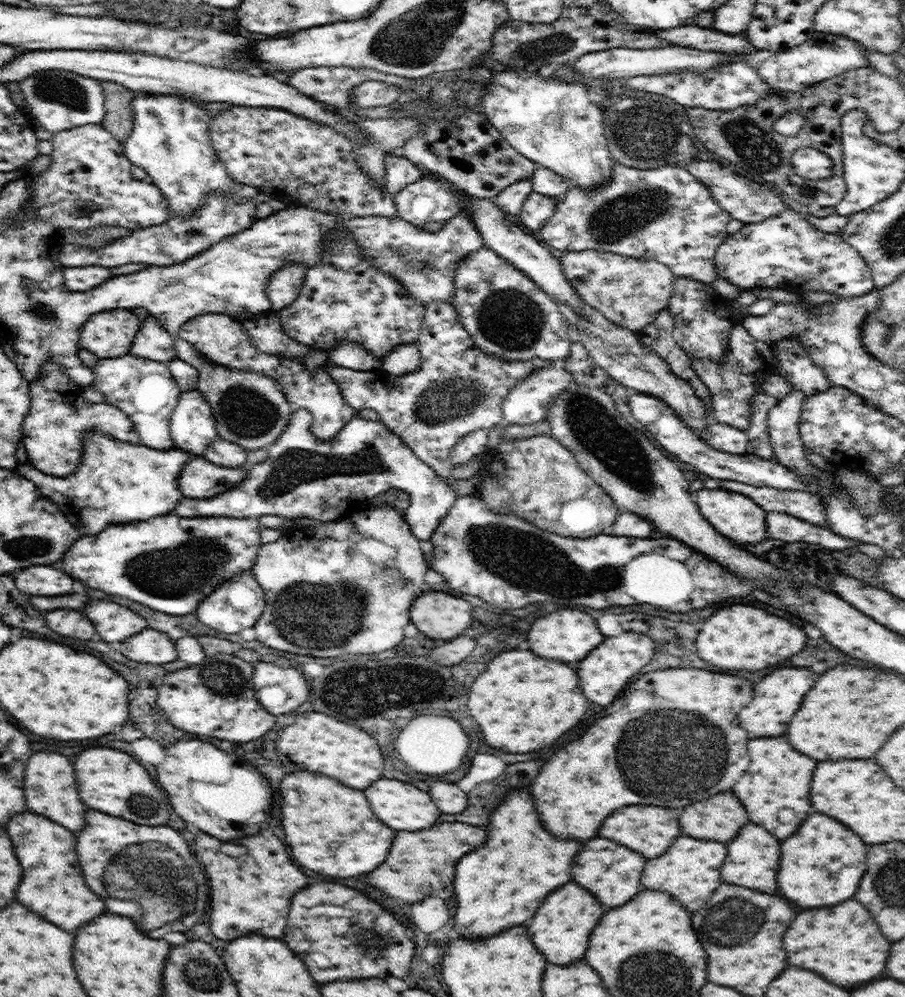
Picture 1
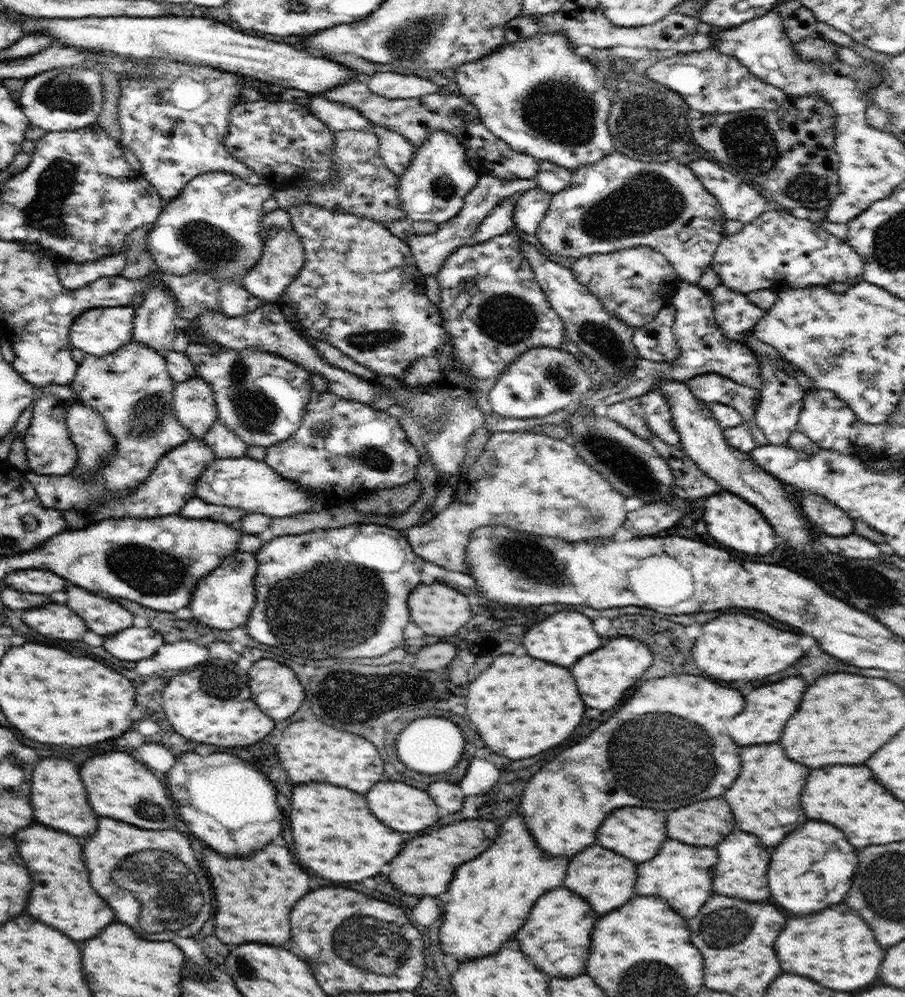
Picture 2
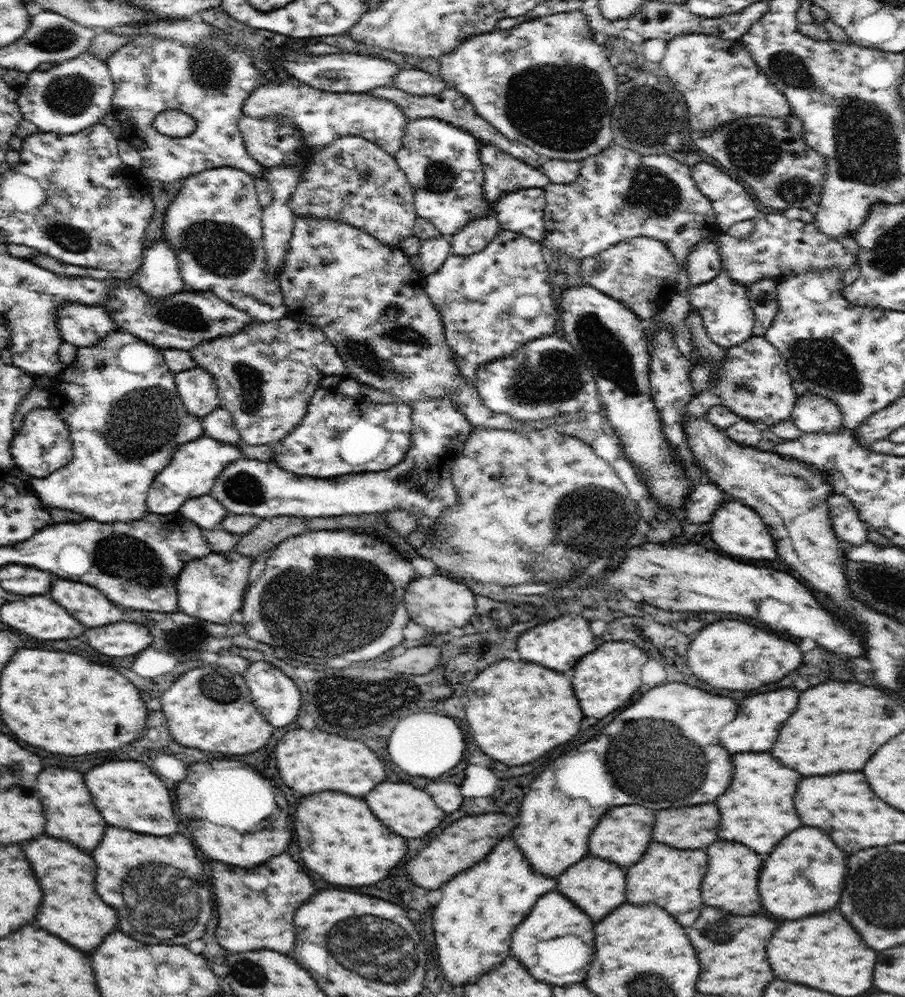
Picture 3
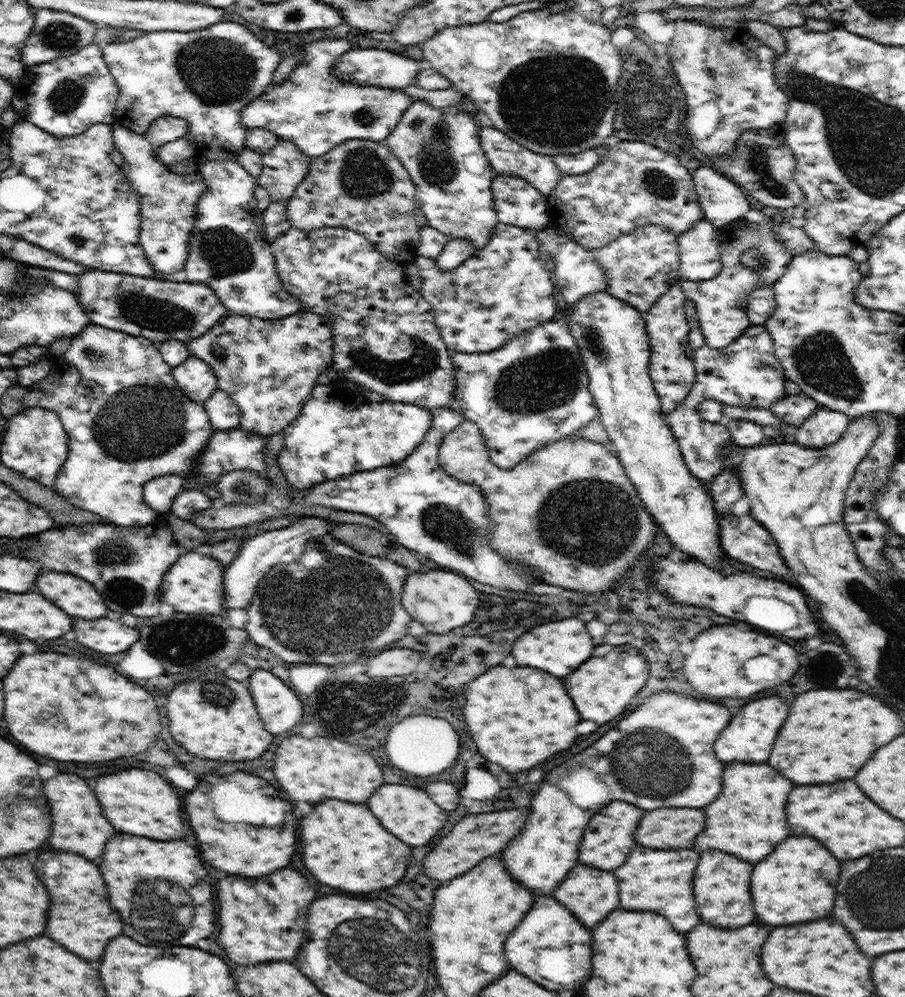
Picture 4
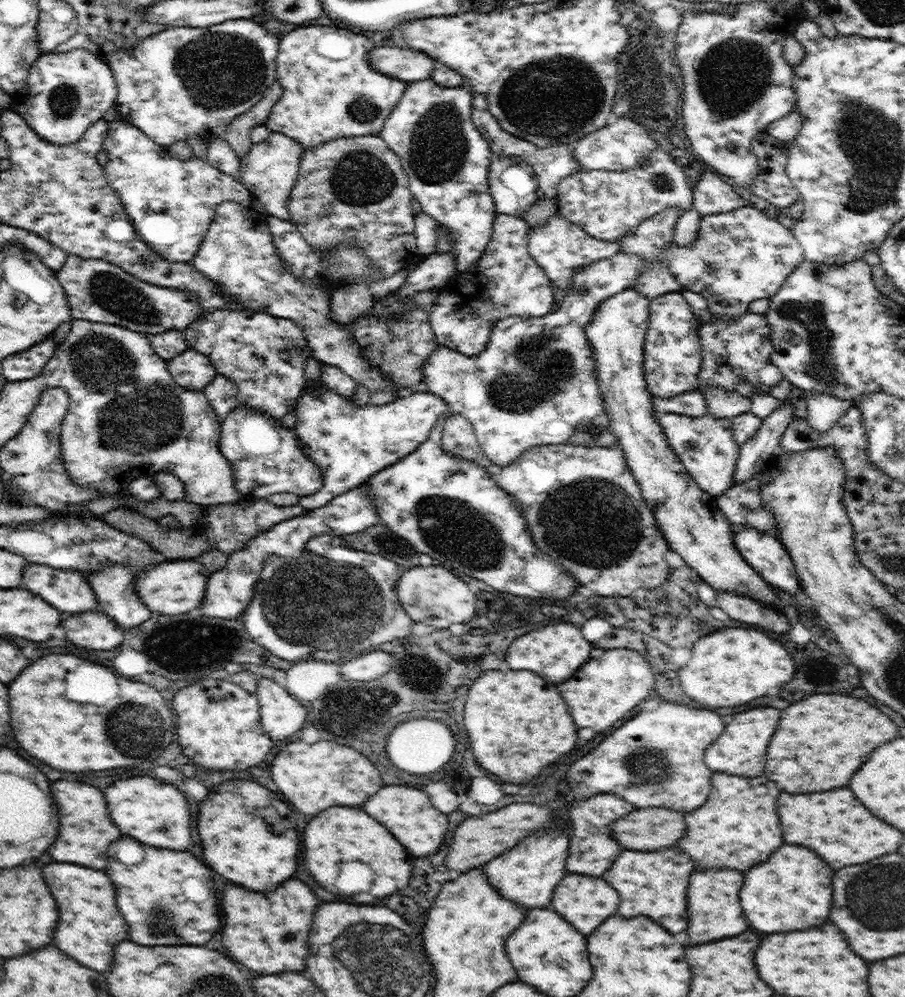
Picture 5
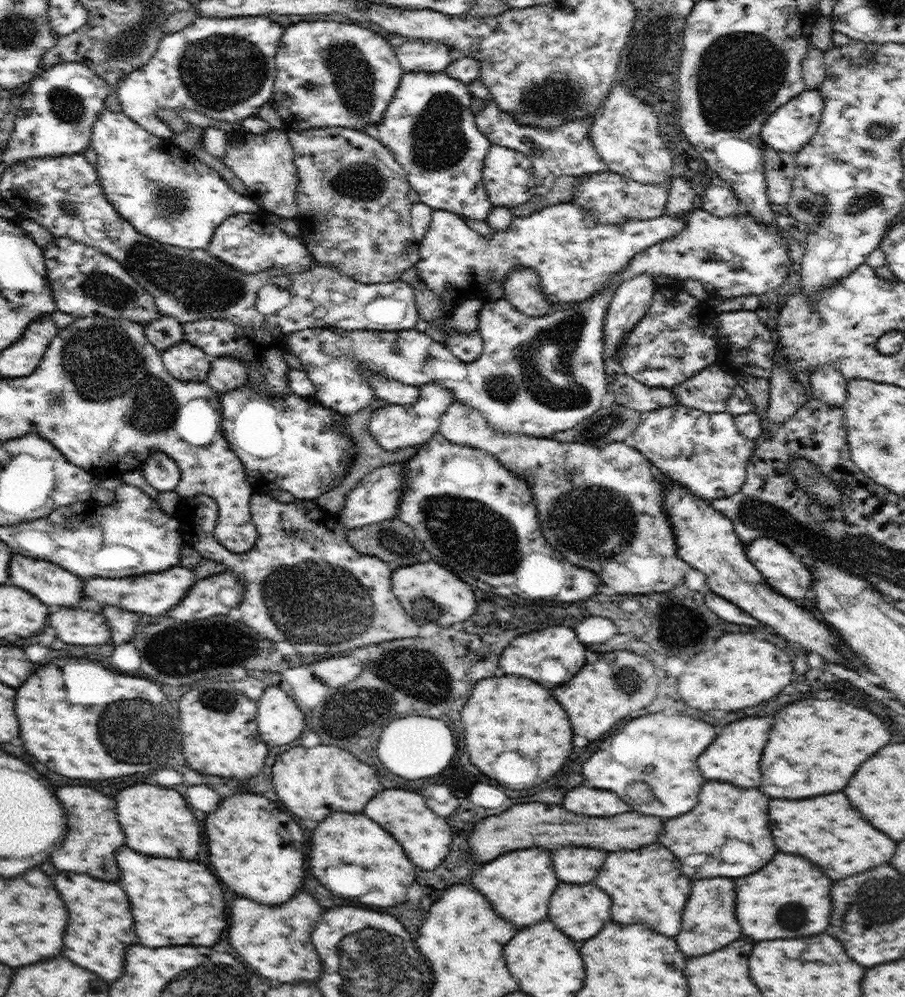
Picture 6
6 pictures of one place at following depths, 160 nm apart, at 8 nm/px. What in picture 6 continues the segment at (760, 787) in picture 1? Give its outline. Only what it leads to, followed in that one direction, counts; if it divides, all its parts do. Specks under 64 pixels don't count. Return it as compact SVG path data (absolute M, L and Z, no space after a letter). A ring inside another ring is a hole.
M710 780L702 786L700 800L692 812L664 822L666 828L660 836L660 842L678 858L682 858L682 872L688 874L688 878L692 880L712 876L748 876L752 872L758 872L778 852L768 824L768 802L770 796L766 796L760 788L744 790L729 782Z

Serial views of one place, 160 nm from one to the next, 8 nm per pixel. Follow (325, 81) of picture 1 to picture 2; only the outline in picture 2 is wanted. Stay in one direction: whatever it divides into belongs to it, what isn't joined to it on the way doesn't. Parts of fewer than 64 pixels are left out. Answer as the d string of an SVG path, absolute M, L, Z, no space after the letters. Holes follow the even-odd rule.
M354 77L351 81L321 92L321 95L332 102L347 104L355 108L372 124L385 126L407 138L412 146L420 146L427 136L437 130L443 130L462 144L465 148L466 160L478 177L492 175L510 181L512 178L534 178L538 176L540 160L516 152L505 140L498 138L482 121L478 109L464 96L453 89L443 93L427 94L418 98L384 98L372 92L367 85L367 78Z

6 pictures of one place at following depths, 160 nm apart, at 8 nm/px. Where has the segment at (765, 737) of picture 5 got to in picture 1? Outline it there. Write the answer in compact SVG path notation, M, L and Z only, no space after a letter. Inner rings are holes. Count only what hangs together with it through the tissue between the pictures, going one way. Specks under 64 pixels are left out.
M782 668L768 674L760 684L754 686L754 700L740 712L740 724L746 726L750 738L780 736L786 732L788 722L798 712L806 692L814 684L814 672L808 668Z

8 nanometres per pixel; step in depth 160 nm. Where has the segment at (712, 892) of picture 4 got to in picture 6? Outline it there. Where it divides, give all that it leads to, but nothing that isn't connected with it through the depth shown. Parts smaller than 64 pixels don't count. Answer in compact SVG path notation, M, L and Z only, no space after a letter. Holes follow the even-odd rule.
M704 878L692 882L692 894L682 914L682 930L676 936L678 948L686 956L702 956L728 946L740 938L742 930L736 920L736 886L732 878Z

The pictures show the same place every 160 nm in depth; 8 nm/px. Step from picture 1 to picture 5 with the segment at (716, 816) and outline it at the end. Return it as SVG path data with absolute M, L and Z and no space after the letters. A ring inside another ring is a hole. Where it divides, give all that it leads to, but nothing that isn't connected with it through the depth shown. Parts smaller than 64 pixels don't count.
M668 808L633 810L612 825L612 836L630 850L652 852L660 846L672 846L686 830L684 814Z

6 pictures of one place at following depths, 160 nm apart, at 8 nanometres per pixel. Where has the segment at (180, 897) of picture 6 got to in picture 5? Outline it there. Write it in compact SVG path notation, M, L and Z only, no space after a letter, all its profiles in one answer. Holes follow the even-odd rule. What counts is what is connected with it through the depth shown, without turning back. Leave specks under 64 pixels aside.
M142 844L142 862L138 864L124 864L116 858L110 858L110 868L106 872L114 886L116 886L116 900L124 920L130 926L130 938L136 944L144 946L172 946L176 940L168 940L172 922L160 912L168 912L172 908L172 920L180 924L180 944L204 945L214 932L220 928L220 904L214 890L212 870L202 864L190 852L176 852L176 850L162 850ZM152 908L156 908L156 918L152 924ZM164 908L164 910L160 910ZM152 928L152 930L150 930ZM156 936L164 936L164 940L156 940Z

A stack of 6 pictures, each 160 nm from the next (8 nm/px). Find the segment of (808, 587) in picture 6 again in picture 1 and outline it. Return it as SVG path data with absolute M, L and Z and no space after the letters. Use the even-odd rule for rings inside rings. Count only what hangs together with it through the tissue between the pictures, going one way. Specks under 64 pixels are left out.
M705 486L694 493L695 501L699 506L700 512L704 518L710 521L710 524L727 539L735 543L752 544L764 540L767 535L766 515L763 508L760 508L756 501L749 496L739 492L730 492L724 488L711 488Z

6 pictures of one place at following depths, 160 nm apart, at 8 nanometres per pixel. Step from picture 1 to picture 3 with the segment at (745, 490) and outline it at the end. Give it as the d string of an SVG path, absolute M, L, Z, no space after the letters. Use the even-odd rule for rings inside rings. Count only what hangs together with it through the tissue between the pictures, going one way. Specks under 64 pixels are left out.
M843 494L828 496L828 508L832 528L844 545L858 546L868 542L869 524L858 516L858 511Z

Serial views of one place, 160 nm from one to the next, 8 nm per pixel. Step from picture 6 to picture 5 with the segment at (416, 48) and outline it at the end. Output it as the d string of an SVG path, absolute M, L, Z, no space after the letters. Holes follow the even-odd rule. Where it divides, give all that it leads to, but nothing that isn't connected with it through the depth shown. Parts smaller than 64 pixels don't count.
M380 46L369 52L371 66L405 83L429 78L434 61L427 54L410 47Z

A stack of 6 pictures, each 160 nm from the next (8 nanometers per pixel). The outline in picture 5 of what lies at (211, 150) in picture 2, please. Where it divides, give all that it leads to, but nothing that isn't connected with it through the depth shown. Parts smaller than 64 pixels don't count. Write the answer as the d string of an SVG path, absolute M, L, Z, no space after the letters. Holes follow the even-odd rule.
M228 19L220 24L215 24L206 28L198 27L169 27L148 38L141 39L135 47L112 51L109 54L108 65L112 69L115 81L117 82L117 99L114 107L118 112L118 119L141 129L141 131L149 136L156 144L161 144L162 148L168 148L178 140L187 140L189 136L197 134L202 137L224 137L224 132L228 128L228 123L231 123L236 116L250 110L261 98L265 92L277 80L277 56L279 53L279 40L282 36L270 36L266 32L266 26L260 26L252 19Z

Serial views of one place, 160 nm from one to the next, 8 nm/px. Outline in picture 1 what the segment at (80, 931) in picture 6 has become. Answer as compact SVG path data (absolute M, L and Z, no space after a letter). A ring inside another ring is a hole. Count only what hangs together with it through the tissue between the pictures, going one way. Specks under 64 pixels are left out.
M24 812L20 816L12 816L12 820L6 824L6 830L12 838L22 870L26 872L16 892L16 900L20 904L70 934L106 910L104 902L84 884L82 868L76 858L76 836L68 828L44 816Z

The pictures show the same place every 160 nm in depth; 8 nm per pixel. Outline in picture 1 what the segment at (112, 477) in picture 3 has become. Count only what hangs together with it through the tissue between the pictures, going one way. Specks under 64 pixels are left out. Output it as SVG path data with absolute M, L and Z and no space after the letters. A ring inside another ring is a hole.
M128 353L116 358L99 359L92 370L93 381L90 387L104 394L106 403L118 407L129 416L140 435L142 445L154 450L174 448L169 424L182 392L167 363L138 358Z

